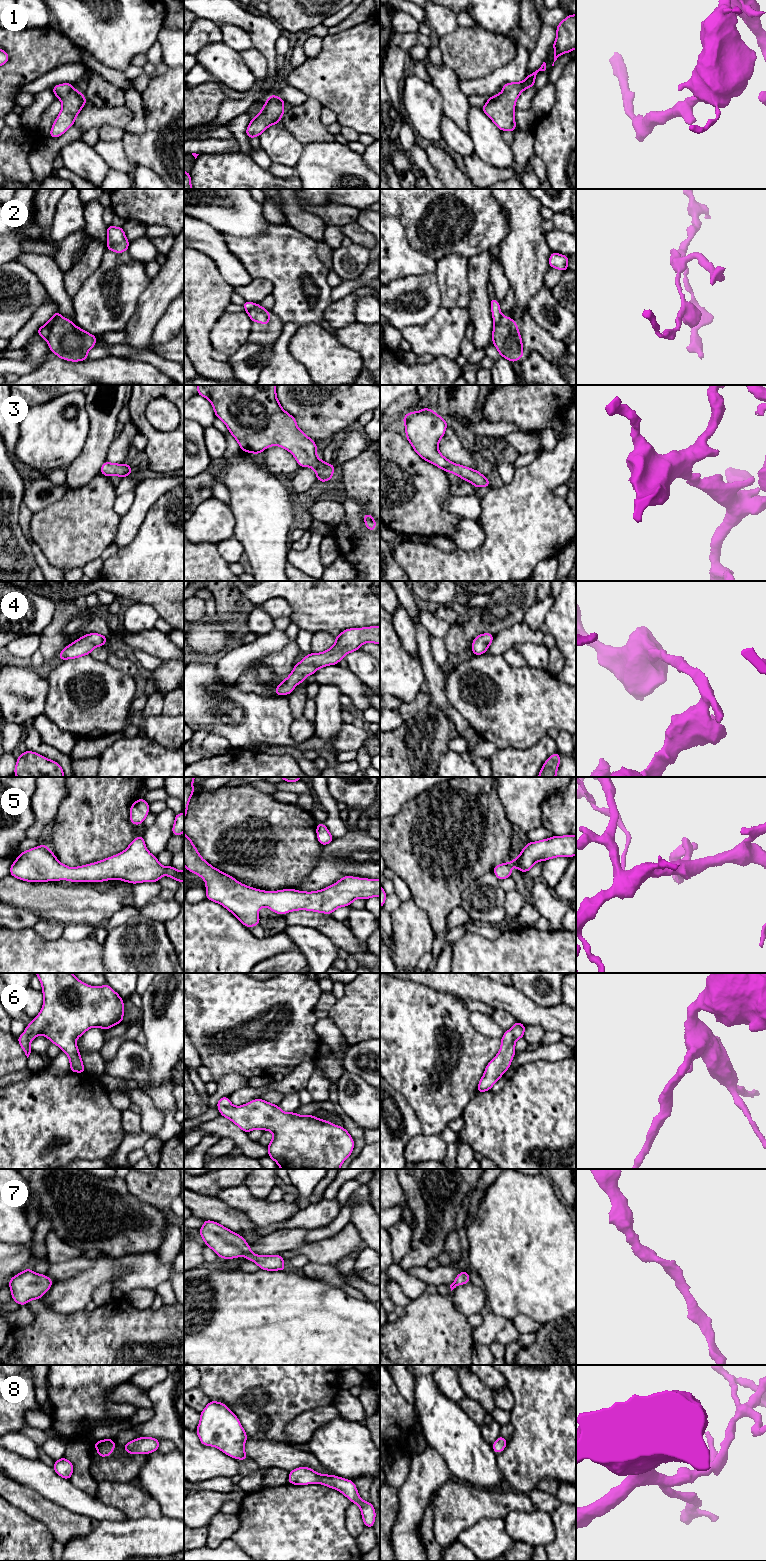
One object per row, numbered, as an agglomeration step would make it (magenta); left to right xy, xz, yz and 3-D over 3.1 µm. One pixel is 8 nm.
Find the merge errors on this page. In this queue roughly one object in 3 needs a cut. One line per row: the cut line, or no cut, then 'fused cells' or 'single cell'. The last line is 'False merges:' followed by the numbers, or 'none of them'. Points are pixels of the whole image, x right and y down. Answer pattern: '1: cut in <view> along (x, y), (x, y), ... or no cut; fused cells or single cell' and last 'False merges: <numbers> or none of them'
1: no cut; single cell
2: cut in xy along (60, 315), (55, 320), (46, 339); fused cells
3: no cut; single cell
4: no cut; single cell
5: no cut; single cell
6: no cut; single cell
7: no cut; single cell
8: no cut; single cell
False merges: 2

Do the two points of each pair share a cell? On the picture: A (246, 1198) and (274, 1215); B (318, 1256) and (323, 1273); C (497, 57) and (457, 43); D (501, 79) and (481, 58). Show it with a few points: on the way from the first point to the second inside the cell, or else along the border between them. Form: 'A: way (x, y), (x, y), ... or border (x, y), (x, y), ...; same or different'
A: way (253, 1205), (261, 1212), (267, 1212); same
B: border (309, 1260), (333, 1265); different
C: way (487, 52), (467, 51); same
D: border (513, 59), (488, 75), (471, 80); different

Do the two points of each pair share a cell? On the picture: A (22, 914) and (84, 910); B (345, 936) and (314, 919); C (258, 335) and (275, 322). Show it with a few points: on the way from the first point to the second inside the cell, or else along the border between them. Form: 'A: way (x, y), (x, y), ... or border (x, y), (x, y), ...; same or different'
A: border (14, 905), (28, 907), (41, 918); different
B: way (337, 931), (322, 922); same
C: way (262, 333), (271, 325); same

